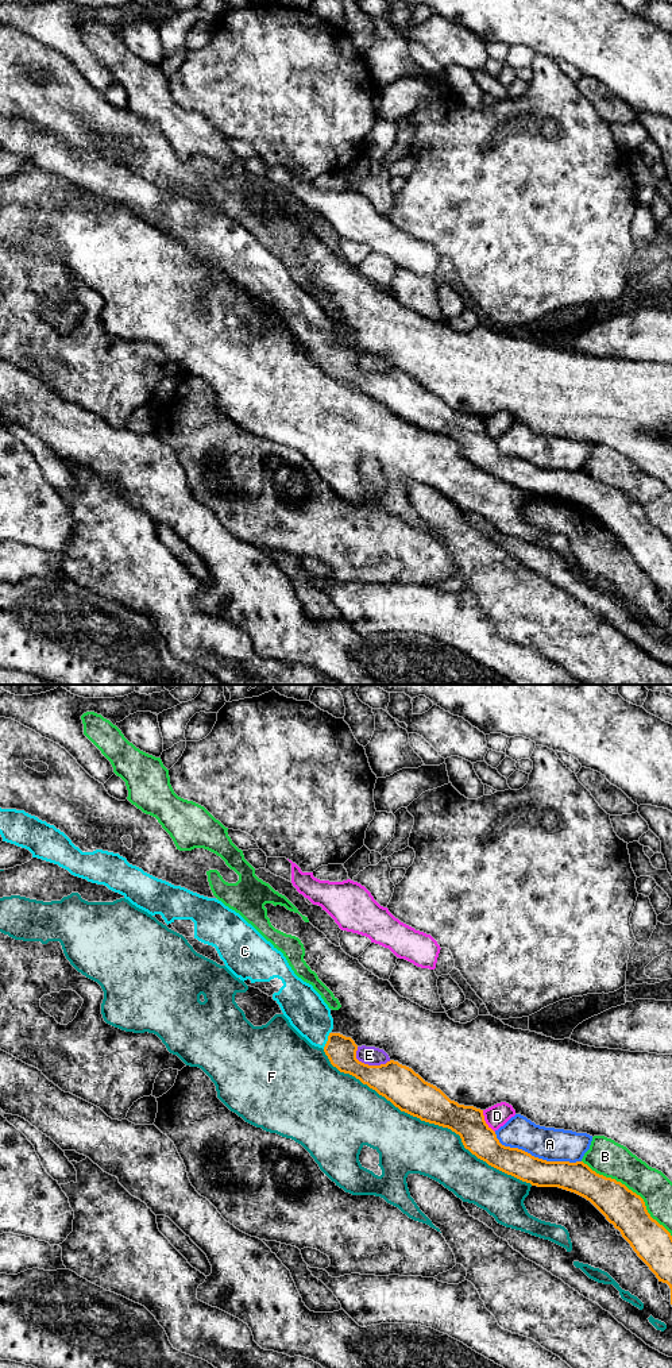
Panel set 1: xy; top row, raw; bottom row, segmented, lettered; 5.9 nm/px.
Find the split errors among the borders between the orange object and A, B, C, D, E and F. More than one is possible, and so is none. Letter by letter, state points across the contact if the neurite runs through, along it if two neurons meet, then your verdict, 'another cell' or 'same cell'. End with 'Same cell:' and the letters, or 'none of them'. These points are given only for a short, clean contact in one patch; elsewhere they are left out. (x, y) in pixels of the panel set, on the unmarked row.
A: another cell
B: another cell
C: runs through xy (342, 359), (328, 349), (316, 336), (306, 320); same cell
D: another cell
E: border along xy (356, 355), (356, 366), (365, 372), (385, 373), (390, 369); another cell
F: another cell
Same cell: C

